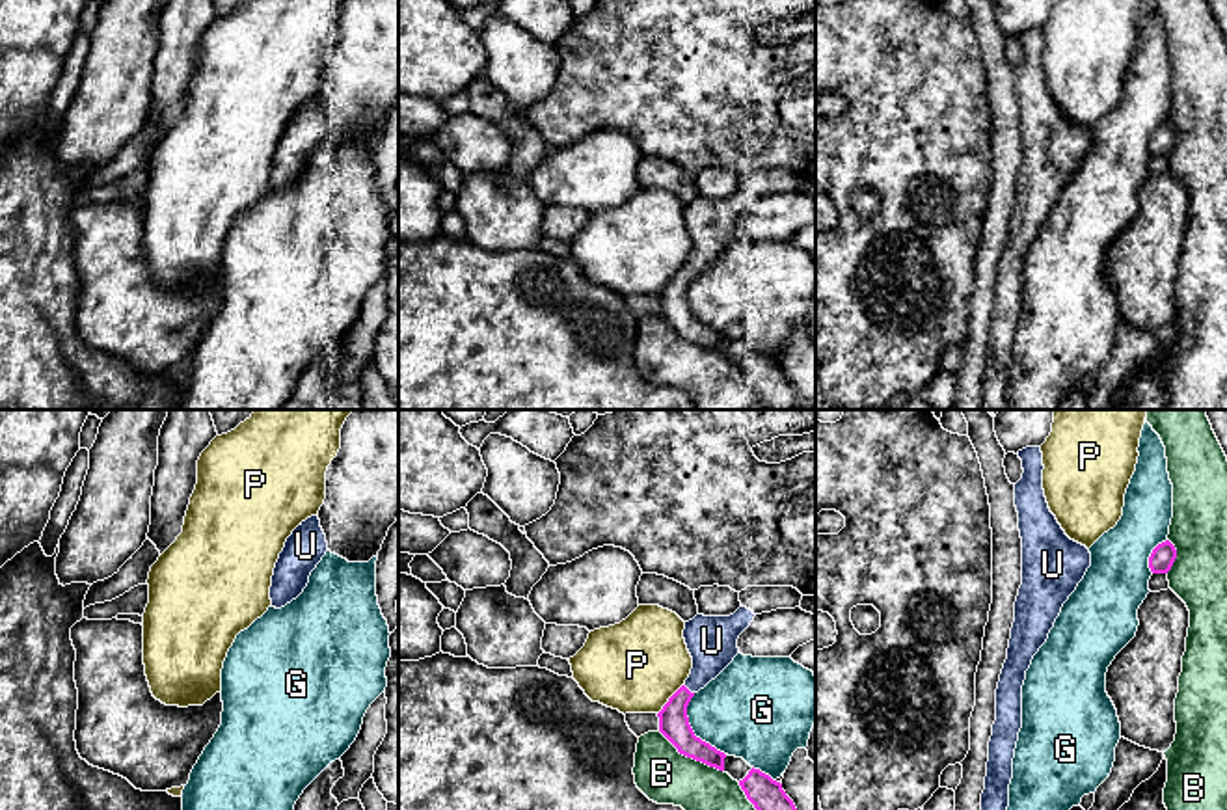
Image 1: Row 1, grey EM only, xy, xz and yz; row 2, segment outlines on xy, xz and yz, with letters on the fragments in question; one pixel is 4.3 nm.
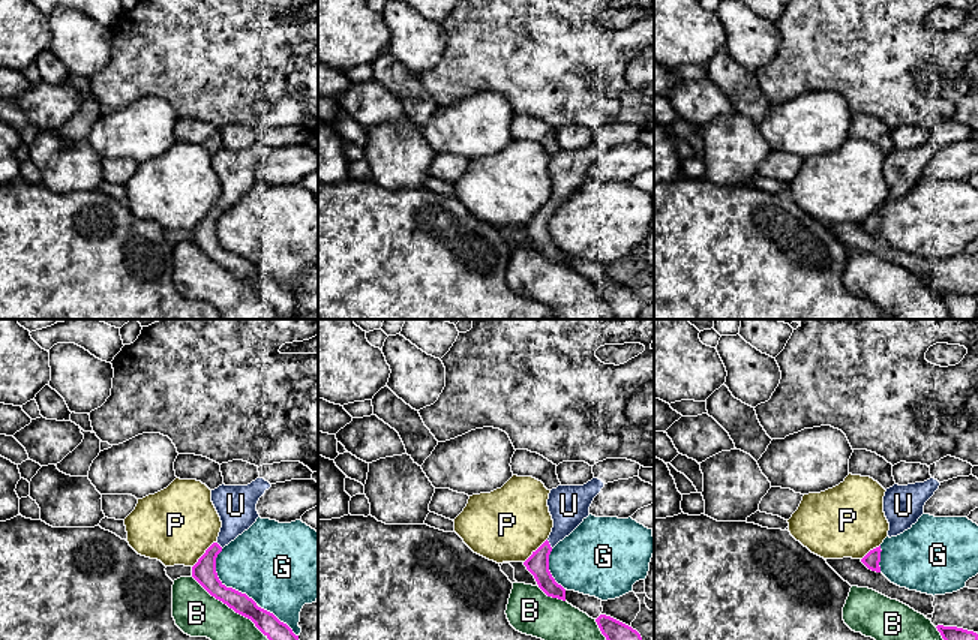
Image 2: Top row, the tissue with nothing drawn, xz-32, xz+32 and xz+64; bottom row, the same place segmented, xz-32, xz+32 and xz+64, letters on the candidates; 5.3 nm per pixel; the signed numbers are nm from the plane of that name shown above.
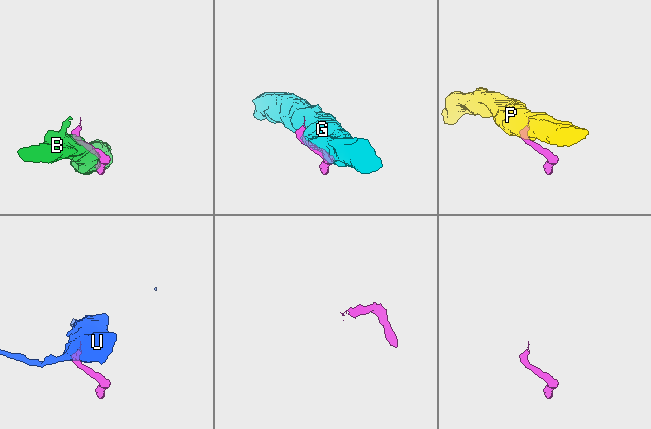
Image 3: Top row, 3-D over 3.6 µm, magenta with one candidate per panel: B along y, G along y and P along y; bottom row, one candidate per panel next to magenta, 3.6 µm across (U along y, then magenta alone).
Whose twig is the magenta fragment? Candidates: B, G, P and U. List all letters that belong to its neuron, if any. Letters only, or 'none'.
U

